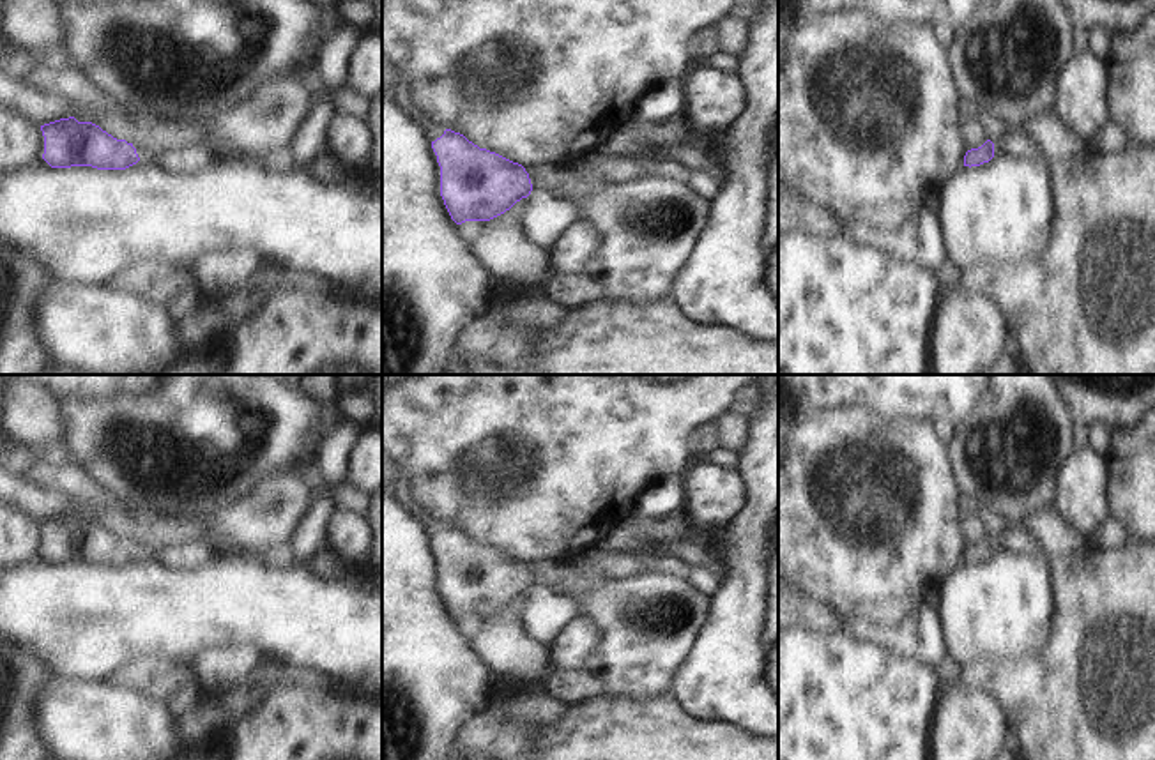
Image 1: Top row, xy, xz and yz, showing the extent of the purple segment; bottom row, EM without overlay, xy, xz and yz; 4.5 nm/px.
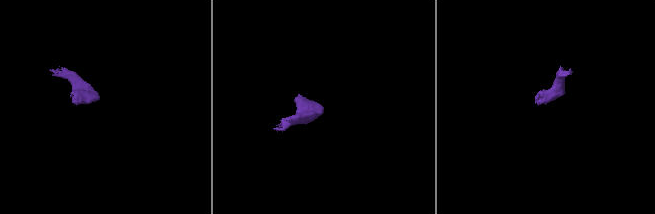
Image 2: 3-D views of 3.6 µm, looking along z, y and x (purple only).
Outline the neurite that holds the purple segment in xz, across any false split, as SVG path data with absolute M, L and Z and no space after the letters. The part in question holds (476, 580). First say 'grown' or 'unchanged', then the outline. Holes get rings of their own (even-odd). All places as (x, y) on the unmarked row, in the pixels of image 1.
grown | M435 516L428 520L428 532L440 562L440 592L456 620L490 617L531 590L522 560L479 544Z

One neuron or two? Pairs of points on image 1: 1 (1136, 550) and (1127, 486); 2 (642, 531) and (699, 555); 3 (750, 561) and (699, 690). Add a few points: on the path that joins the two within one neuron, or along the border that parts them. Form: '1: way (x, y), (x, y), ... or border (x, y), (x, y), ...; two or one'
1: border (1132, 538), (1136, 539); two
2: way (657, 536), (669, 538), (685, 548); one
3: way (745, 592), (731, 658); one

